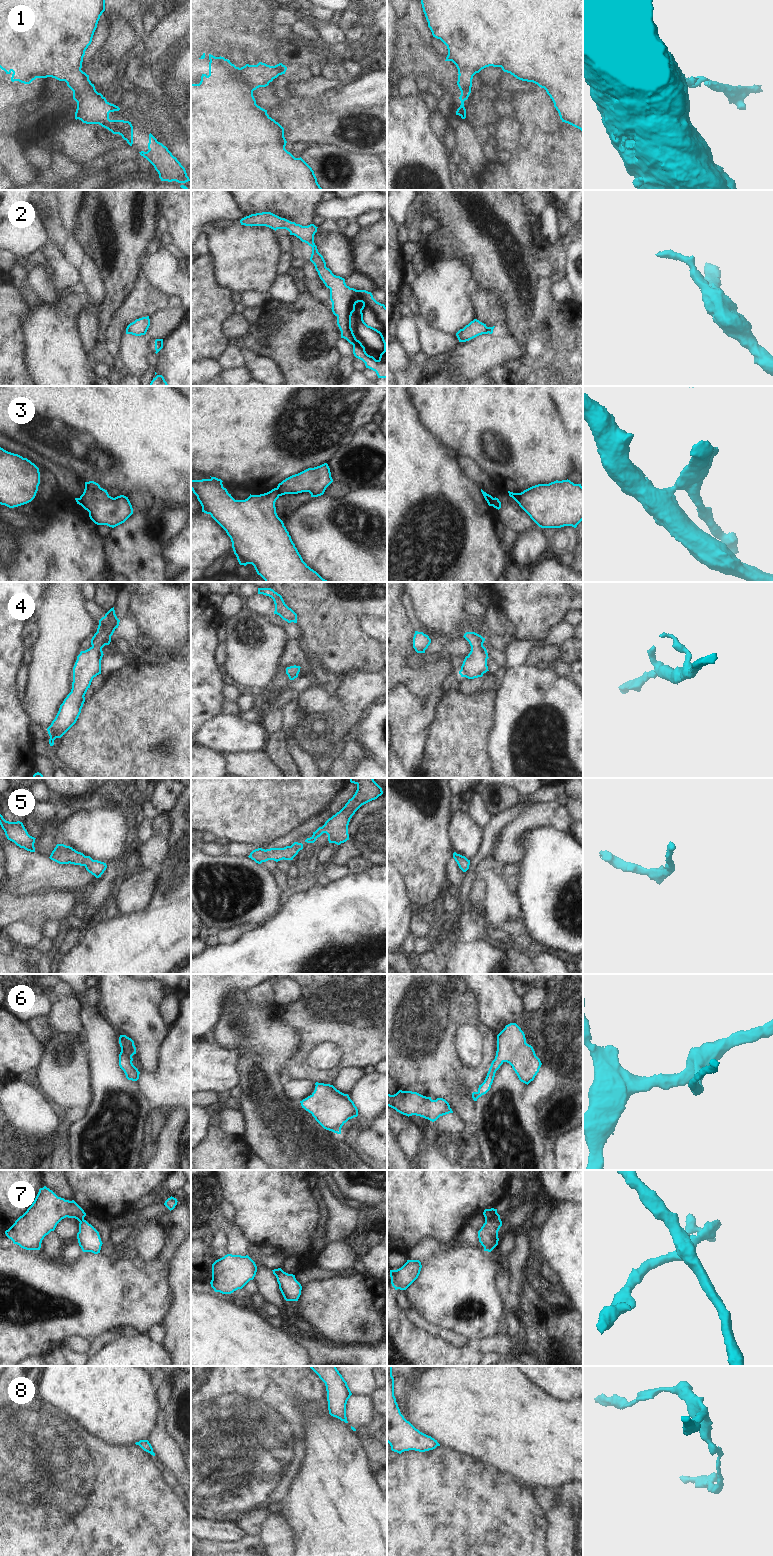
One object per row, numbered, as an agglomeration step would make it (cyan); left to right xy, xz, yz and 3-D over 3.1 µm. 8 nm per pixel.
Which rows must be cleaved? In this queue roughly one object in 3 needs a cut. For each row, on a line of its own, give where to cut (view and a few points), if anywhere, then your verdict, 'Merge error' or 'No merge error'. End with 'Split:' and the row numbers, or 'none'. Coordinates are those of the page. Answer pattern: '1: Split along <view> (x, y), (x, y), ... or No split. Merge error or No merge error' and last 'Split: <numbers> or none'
1: No split. No merge error
2: No split. No merge error
3: Split along xz (276, 488), (280, 495). Merge error
4: No split. No merge error
5: No split. No merge error
6: No split. No merge error
7: Split along yz (496, 1211), (489, 1219), (485, 1220). Merge error
8: No split. No merge error
Split: 3, 7

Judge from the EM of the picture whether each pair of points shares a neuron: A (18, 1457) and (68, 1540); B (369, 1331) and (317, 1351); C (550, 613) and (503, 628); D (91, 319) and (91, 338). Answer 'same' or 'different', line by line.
A: same
B: different
C: different
D: same

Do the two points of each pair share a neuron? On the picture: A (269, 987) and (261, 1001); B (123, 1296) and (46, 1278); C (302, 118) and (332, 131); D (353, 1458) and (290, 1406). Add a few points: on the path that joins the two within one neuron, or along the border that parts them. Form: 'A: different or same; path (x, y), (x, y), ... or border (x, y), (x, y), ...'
A: same; path (267, 990), (261, 998)
B: same; path (104, 1295), (65, 1295)
C: same; path (309, 121), (325, 126)
D: different; border (293, 1399), (305, 1418), (306, 1440), (304, 1442)

